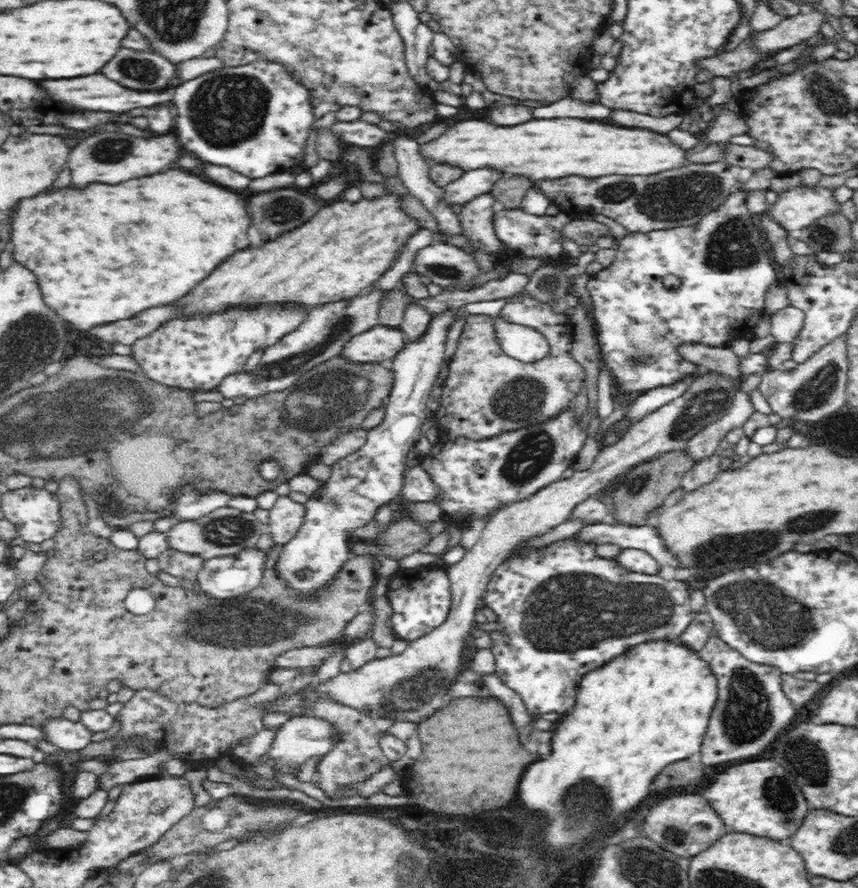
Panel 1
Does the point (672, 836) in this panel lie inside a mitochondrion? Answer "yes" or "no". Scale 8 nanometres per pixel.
yes

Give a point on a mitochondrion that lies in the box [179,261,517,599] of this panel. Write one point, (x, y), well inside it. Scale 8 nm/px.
(334, 397)

